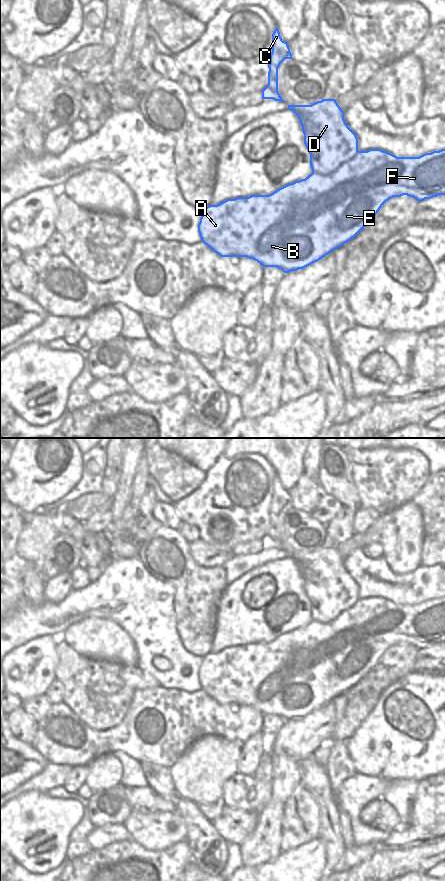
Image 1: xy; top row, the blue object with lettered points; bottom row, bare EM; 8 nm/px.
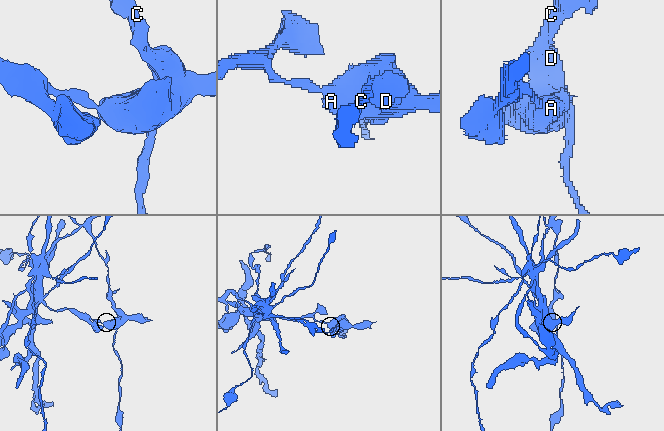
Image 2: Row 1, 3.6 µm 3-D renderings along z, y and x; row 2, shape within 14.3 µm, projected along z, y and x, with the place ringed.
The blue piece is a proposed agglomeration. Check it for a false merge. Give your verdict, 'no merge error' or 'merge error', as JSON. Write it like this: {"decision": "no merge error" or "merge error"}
{"decision": "merge error"}

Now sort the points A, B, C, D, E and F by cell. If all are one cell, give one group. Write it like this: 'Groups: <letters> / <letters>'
Groups: A B E F / C D.

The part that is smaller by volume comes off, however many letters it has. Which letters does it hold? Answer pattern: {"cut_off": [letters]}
{"cut_off": ["A", "B", "E", "F"]}

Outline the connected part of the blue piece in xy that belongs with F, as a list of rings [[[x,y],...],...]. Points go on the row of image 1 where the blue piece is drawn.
[[[381,149],[358,151],[349,161],[340,165],[329,175],[311,173],[305,179],[289,183],[269,195],[237,197],[235,199],[227,199],[217,205],[209,205],[205,207],[198,224],[198,232],[200,234],[201,241],[221,257],[247,257],[257,261],[263,267],[277,267],[284,273],[289,273],[291,271],[303,269],[319,261],[335,249],[356,237],[374,219],[380,208],[389,199],[393,197],[401,197],[403,195],[413,197],[417,201],[423,201],[439,195],[445,195],[445,149],[425,153],[419,157],[397,157]]]

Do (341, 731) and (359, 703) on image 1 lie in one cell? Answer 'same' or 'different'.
same

